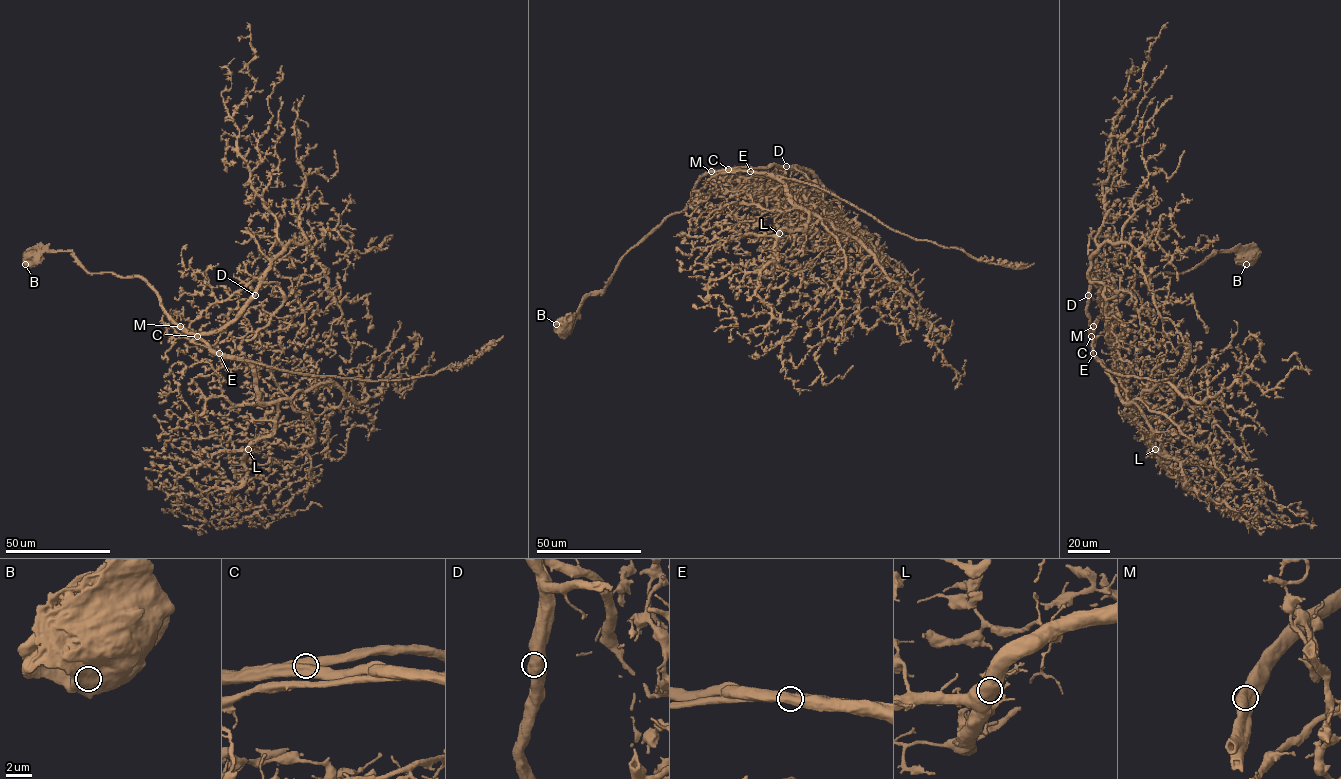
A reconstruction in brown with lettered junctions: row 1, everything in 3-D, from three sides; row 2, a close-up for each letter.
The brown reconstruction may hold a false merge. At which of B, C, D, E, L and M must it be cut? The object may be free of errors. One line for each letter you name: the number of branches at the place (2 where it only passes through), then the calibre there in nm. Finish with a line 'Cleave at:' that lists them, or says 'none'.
E: Branches: 1. Thickness 1050 nm
Cleave at: E

